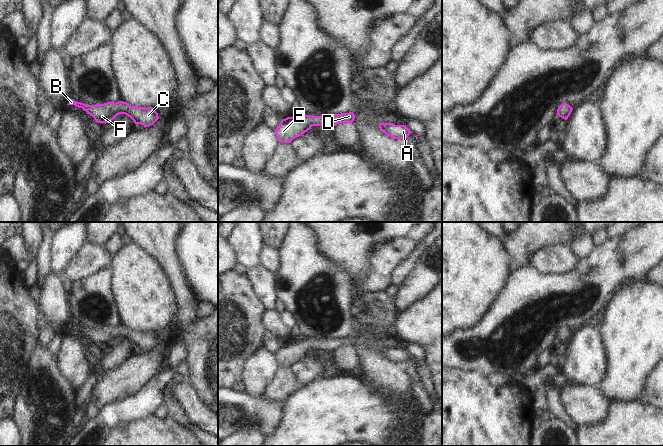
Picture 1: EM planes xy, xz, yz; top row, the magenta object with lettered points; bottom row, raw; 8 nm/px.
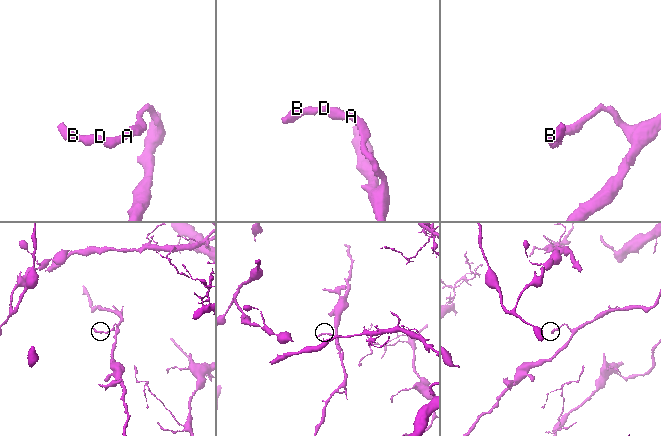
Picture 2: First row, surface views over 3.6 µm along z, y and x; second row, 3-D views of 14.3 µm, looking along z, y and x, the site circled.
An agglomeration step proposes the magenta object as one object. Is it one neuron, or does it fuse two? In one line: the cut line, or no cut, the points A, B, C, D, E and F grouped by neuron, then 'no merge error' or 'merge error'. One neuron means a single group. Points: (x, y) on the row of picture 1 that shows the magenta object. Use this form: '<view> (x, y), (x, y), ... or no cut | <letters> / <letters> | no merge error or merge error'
no cut | A B C D E F | no merge error

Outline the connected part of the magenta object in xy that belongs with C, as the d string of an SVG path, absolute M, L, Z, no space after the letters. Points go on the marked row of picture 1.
M71 99L67 105L75 105L78 108L82 108L92 116L97 123L106 124L119 114L127 115L135 124L141 124L144 127L153 125L159 119L158 113L152 107L144 108L131 106L127 102L123 101L87 105Z

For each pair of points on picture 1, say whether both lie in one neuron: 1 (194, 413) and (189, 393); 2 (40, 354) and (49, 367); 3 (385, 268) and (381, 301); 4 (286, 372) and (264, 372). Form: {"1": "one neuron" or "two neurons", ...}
{"1": "one neuron", "2": "one neuron", "3": "two neurons", "4": "two neurons"}

